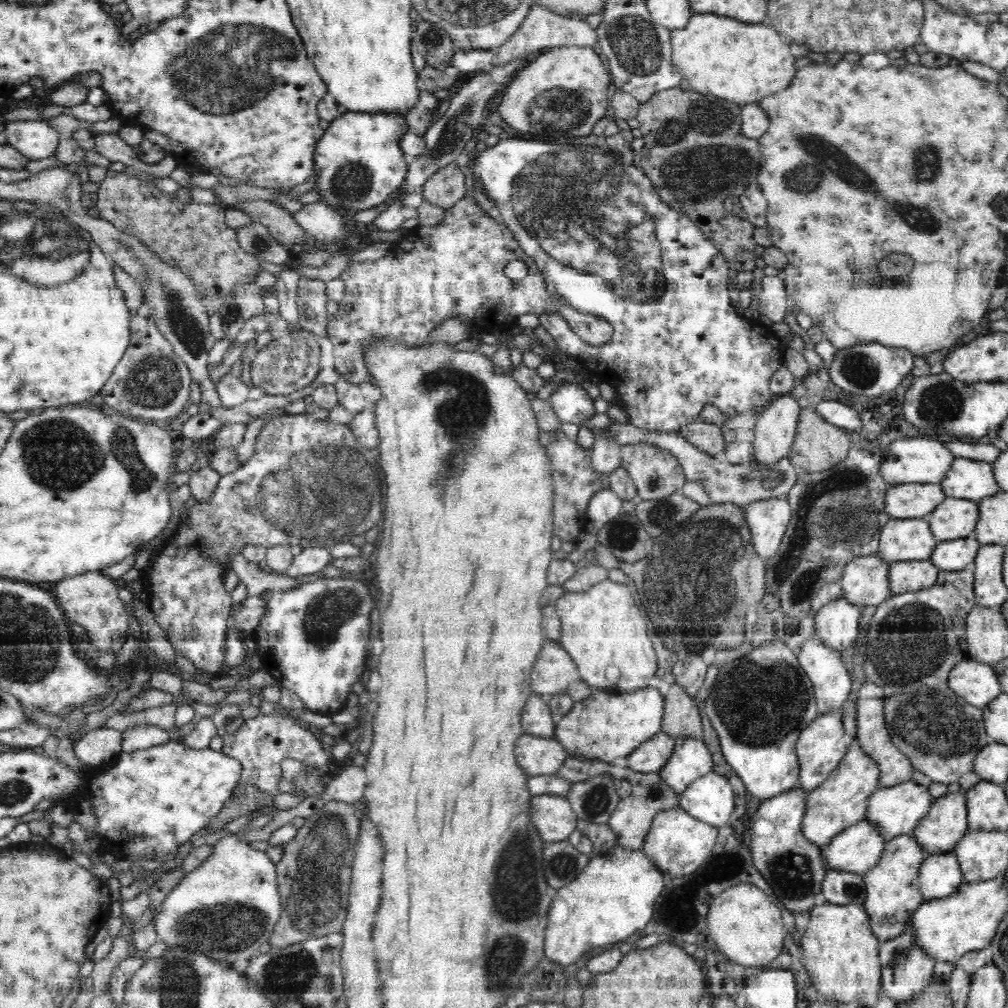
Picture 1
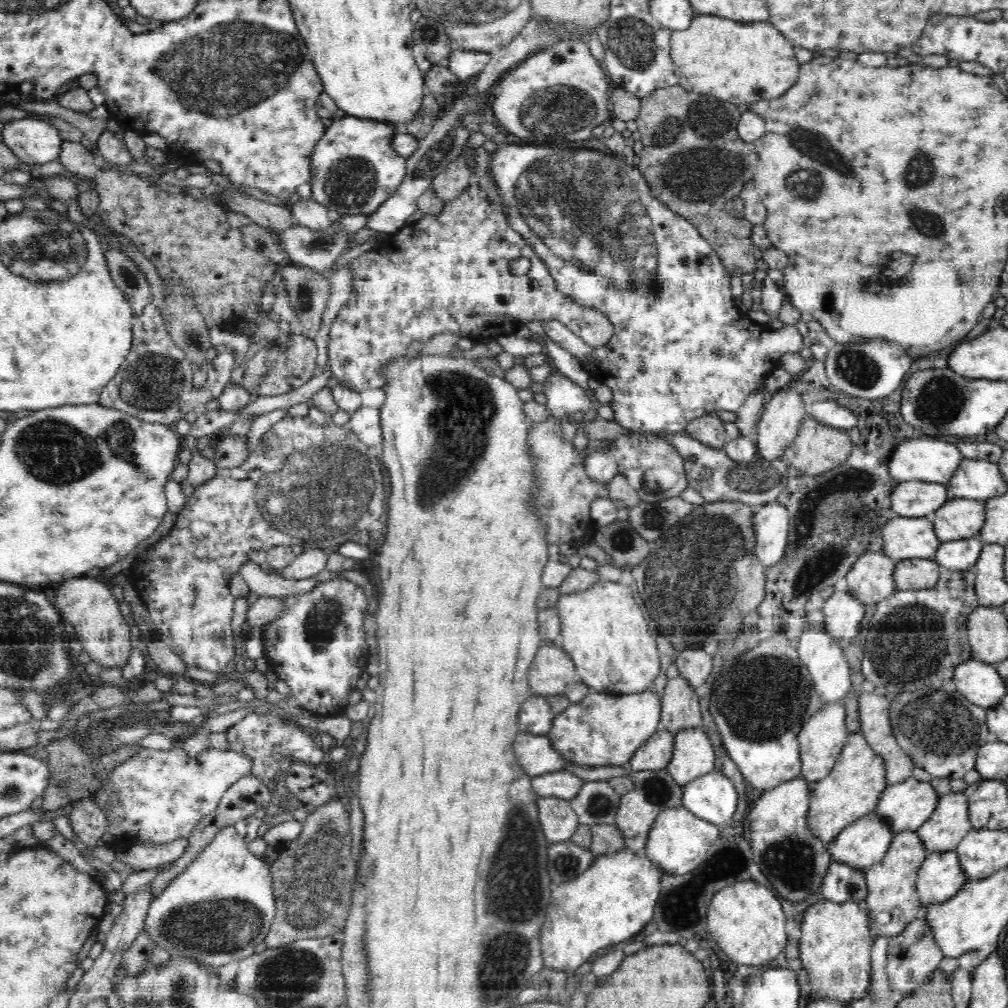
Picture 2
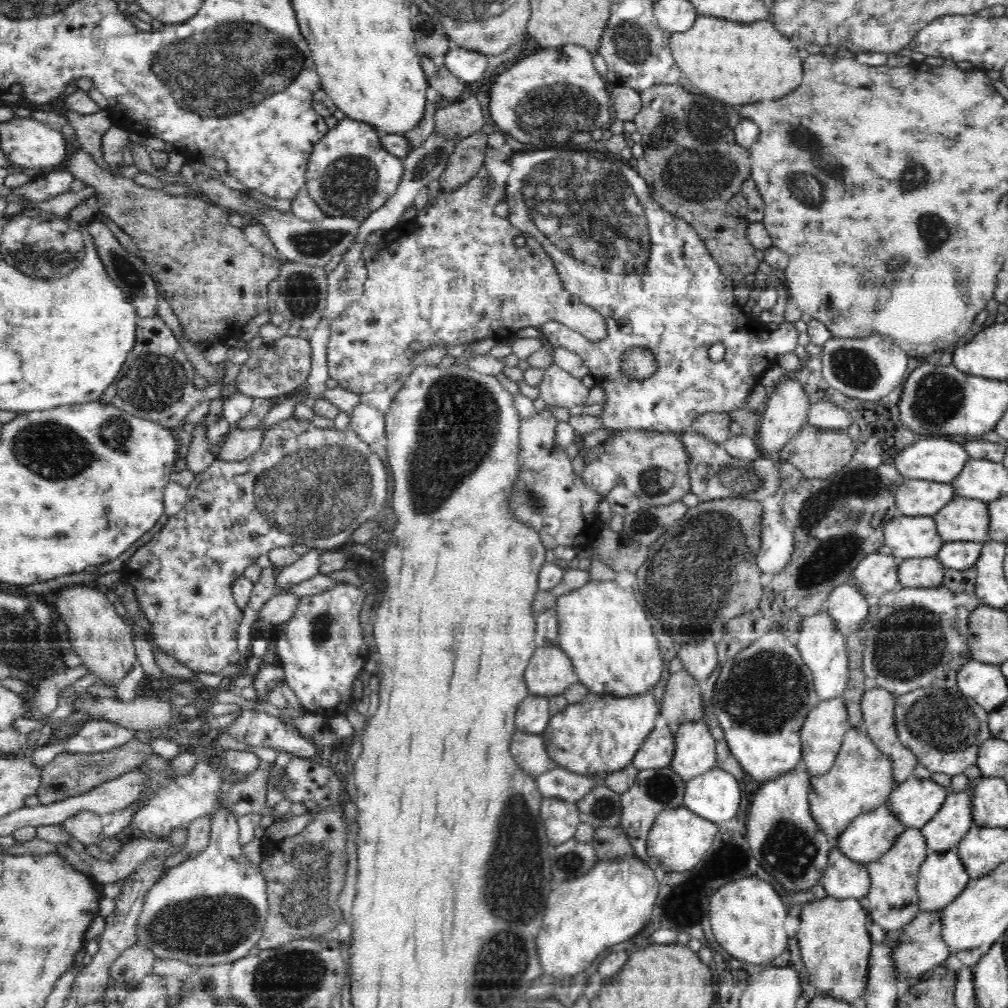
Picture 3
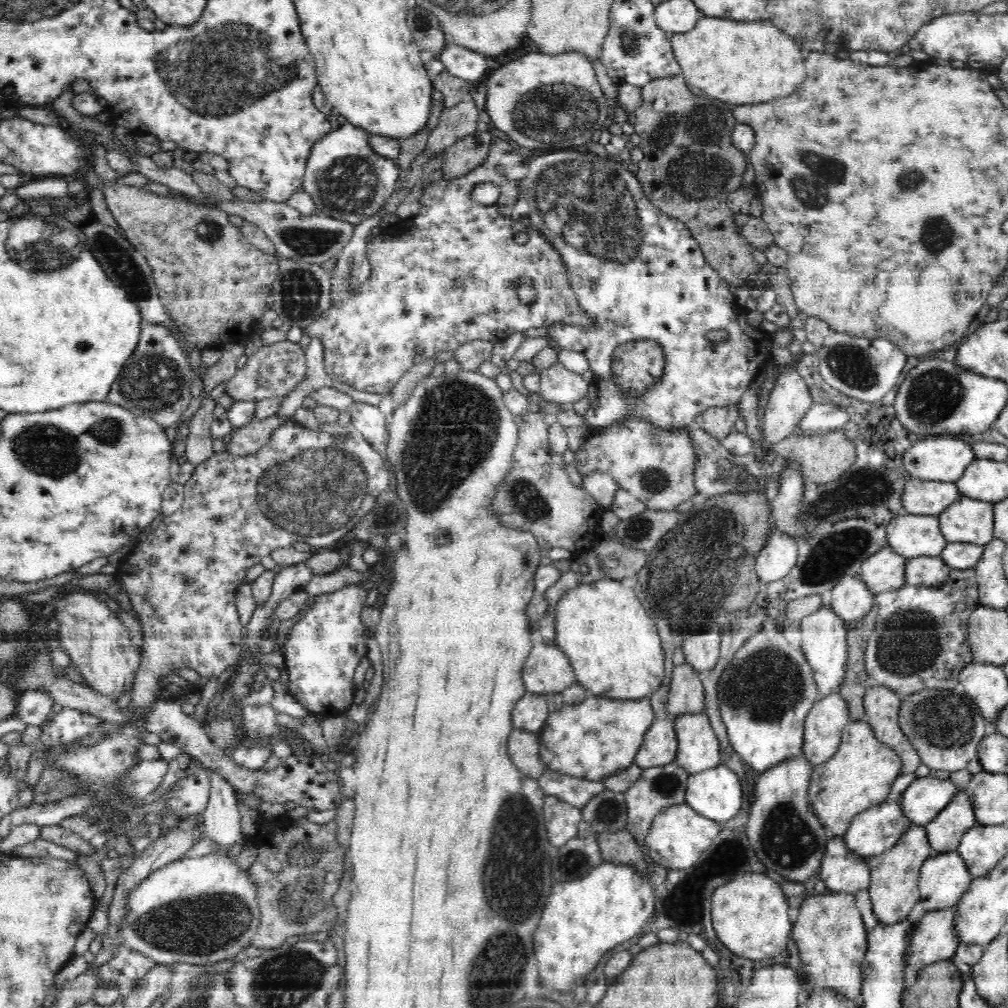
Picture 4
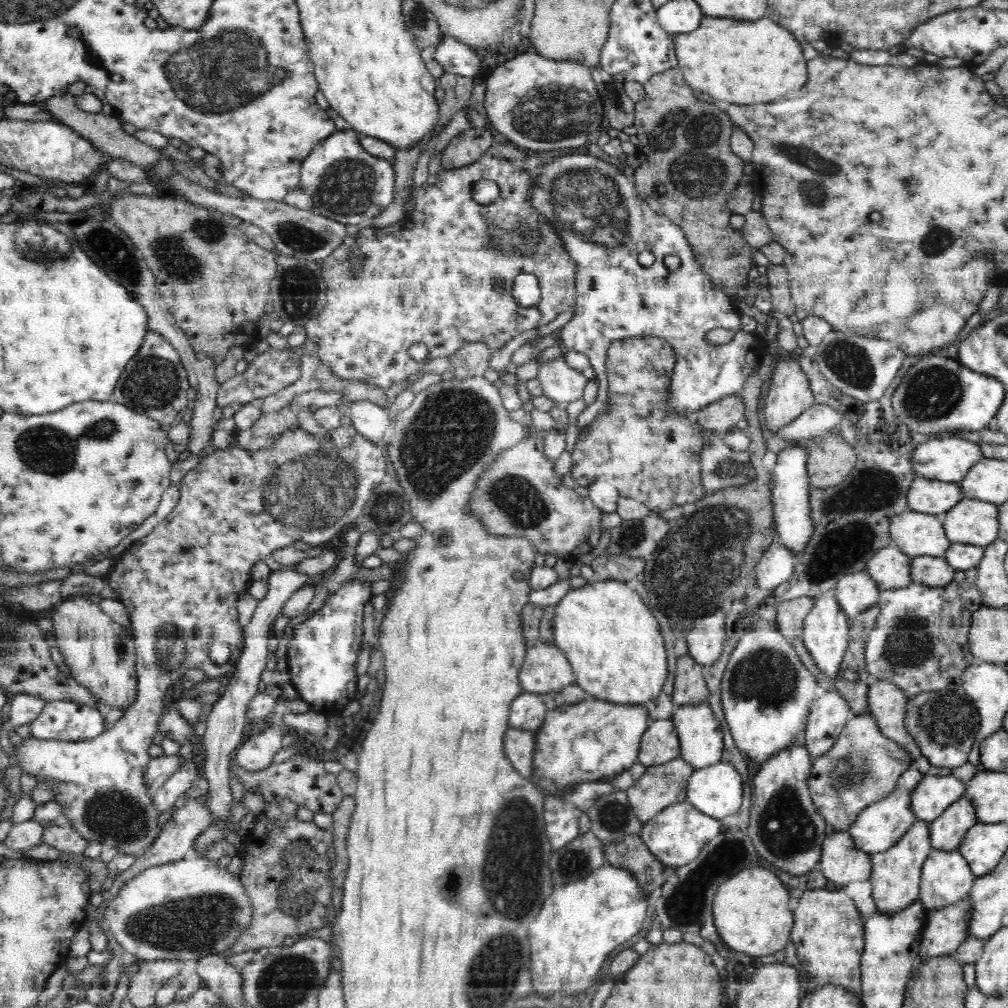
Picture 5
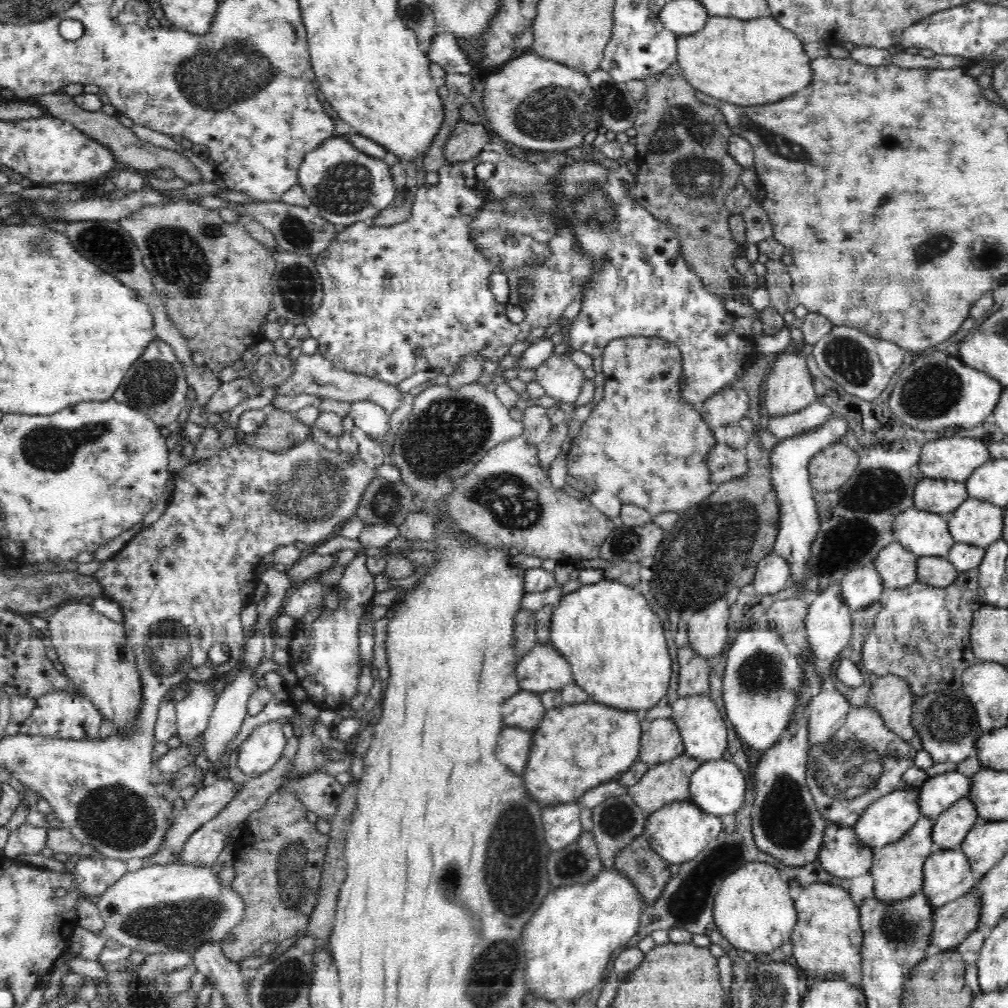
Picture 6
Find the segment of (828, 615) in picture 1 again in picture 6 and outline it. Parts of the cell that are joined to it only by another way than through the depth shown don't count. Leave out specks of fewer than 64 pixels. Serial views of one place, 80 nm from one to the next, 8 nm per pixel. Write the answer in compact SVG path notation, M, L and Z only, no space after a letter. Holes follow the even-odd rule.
M872 564L849 570L840 581L843 599L852 613L876 603L883 591L881 576Z

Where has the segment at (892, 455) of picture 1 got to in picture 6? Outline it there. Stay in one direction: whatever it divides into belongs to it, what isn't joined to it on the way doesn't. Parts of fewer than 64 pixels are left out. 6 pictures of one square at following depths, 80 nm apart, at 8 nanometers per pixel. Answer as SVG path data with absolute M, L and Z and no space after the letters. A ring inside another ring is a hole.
M967 436L932 440L924 446L919 469L922 476L965 482L978 467L992 460L986 443Z

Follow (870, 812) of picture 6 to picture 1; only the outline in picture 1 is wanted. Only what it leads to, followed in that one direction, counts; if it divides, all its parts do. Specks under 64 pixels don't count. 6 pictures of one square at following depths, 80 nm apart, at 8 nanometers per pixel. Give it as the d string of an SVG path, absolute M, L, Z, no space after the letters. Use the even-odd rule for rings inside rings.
M862 819L823 845L821 853L827 870L863 875L878 864L886 842L876 826Z

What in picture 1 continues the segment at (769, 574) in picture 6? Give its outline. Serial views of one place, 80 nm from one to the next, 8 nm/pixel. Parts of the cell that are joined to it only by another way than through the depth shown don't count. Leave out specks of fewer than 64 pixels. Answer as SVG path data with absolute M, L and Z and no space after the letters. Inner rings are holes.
M778 497L755 500L742 507L755 552L760 558L768 560L776 554L790 522L788 499Z

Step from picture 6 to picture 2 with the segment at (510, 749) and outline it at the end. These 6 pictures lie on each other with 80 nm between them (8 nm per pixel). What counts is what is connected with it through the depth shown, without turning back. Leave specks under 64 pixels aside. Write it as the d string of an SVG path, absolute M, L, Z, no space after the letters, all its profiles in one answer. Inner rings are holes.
M520 732L513 744L513 753L522 770L531 777L561 770L565 760L554 750L546 735Z

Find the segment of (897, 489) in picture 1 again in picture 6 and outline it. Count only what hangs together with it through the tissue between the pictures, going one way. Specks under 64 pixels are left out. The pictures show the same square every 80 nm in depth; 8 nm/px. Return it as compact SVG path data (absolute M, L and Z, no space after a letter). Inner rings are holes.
M923 477L916 485L913 506L945 515L958 508L968 497L964 482Z

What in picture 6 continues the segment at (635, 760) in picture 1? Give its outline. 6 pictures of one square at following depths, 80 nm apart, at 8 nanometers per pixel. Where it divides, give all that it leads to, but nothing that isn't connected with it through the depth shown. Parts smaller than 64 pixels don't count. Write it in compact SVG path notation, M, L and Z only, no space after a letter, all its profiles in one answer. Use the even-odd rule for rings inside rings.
M658 718L648 726L641 737L640 761L653 767L685 754L683 738L671 719Z

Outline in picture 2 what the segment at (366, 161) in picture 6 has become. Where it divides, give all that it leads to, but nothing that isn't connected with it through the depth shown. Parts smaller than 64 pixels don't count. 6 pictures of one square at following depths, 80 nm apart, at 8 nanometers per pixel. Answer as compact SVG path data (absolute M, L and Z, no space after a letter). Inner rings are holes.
M348 114L334 118L332 125L325 130L312 152L309 184L312 185L311 198L328 210L329 218L333 222L354 214L372 215L400 187L406 177L407 157L392 149L392 140L399 131L401 129L392 123Z

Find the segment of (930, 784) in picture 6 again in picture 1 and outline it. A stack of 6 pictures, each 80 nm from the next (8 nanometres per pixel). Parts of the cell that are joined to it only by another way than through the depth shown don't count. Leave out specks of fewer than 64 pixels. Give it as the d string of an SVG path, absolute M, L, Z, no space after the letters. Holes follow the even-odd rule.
M908 780L902 784L896 784L896 786L880 788L868 798L864 819L876 826L879 835L889 841L902 834L912 834L914 827L928 814L928 809L934 802L928 787Z

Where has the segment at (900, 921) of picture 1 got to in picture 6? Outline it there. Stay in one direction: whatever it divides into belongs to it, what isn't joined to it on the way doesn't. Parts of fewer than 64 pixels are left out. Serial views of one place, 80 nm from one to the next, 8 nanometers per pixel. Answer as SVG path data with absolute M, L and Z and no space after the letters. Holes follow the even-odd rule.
M924 817L918 819L900 840L874 848L873 863L870 873L873 878L874 897L880 901L896 901L912 896L923 887L923 866L928 856L935 849L933 844L933 826L935 819Z

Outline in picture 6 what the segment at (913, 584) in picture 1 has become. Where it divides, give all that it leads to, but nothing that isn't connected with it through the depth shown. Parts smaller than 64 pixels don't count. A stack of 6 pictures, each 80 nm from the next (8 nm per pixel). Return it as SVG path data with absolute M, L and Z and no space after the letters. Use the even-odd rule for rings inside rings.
M923 556L919 558L917 578L932 587L947 587L955 583L960 572L947 557Z

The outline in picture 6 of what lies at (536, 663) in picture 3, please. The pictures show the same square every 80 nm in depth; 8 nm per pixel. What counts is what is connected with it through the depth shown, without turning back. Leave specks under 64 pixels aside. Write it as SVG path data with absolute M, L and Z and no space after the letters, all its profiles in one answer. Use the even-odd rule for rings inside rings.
M540 642L519 660L515 678L521 691L536 694L574 682L569 662L551 644Z

